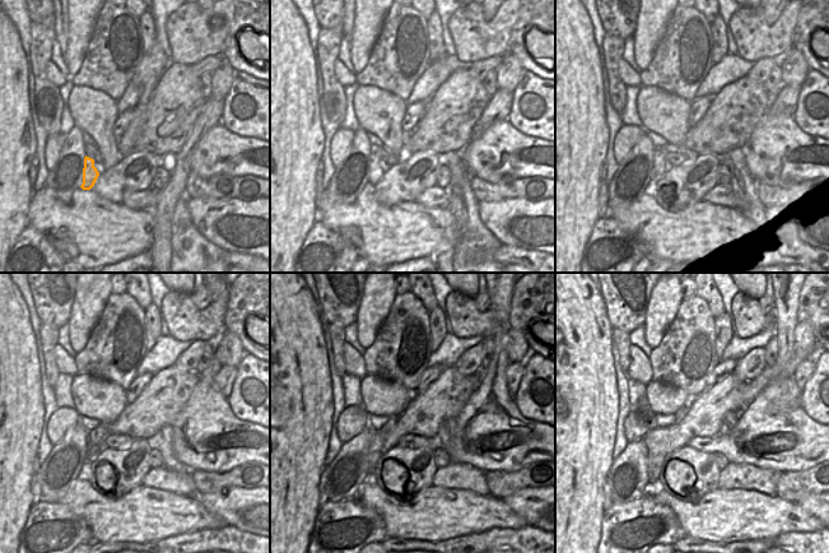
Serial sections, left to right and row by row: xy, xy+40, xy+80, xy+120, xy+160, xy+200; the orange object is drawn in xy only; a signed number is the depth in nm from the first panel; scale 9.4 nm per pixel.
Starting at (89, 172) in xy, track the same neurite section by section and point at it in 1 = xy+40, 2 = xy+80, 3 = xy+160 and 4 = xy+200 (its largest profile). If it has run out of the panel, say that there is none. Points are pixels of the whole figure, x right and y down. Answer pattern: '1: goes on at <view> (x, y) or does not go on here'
1: goes on at xy+40 (376, 172)
2: goes on at xy+80 (658, 171)
3: goes on at xy+160 (392, 419)
4: goes on at xy+200 (683, 410)

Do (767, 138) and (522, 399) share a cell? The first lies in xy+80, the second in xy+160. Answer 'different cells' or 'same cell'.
different cells

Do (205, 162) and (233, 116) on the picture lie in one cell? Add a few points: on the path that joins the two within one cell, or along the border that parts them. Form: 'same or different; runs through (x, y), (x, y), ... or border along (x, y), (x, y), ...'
different; border along (220, 122), (233, 133), (254, 138)

